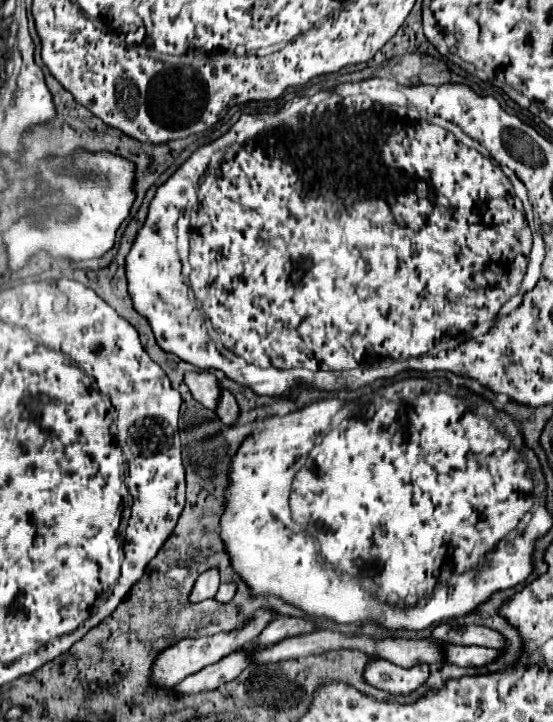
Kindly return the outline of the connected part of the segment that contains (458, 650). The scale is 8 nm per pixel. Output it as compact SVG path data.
M453 646L447 648L447 662L457 666L485 666L495 662L501 656L501 650L491 650L485 646Z

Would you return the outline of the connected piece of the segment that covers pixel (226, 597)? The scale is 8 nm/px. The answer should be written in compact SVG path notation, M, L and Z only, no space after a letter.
M221 584L221 586L219 586L219 592L215 594L215 600L225 604L225 602L229 602L229 600L233 598L235 590L237 590L237 586L235 586L235 584Z

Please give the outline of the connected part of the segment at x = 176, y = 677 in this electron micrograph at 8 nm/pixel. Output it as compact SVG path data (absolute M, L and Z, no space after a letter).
M259 610L259 612L255 612L253 620L245 622L243 626L239 626L233 632L221 632L221 634L215 634L215 636L207 636L207 638L183 638L183 640L177 640L173 646L167 646L165 650L161 650L159 656L155 658L155 662L151 666L151 684L153 684L153 688L167 688L167 686L171 688L171 686L179 684L183 678L199 672L201 668L205 668L209 664L215 664L221 658L225 658L227 654L249 646L249 642L257 640L259 634L263 632L263 628L271 620L273 620L273 614L269 610Z

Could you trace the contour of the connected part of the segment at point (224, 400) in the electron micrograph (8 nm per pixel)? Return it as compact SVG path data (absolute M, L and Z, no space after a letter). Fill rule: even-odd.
M221 388L219 406L217 406L215 414L217 414L217 416L223 420L223 424L227 424L227 426L231 426L231 424L237 420L237 416L239 416L239 406L237 406L233 394L231 394L229 390L225 390L225 388Z

